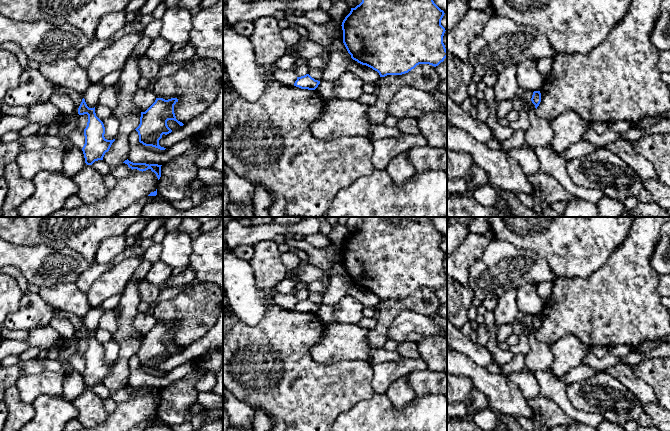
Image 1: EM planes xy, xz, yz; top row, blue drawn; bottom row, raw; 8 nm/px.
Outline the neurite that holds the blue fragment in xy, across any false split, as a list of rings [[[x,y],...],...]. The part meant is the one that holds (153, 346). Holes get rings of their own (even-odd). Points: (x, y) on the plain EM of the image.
[[[156,322],[155,326],[145,336],[141,336],[140,348],[135,353],[138,356],[140,367],[160,374],[166,373],[159,369],[159,364],[163,358],[167,359],[172,356],[167,345],[174,344],[180,350],[184,349],[176,343],[174,337],[174,329],[177,326],[177,322],[168,324]]]

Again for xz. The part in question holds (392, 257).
[[[362,217],[362,226],[355,232],[351,232],[350,237],[342,246],[343,267],[351,279],[351,282],[362,289],[366,289],[377,295],[380,301],[387,299],[402,299],[408,297],[419,288],[429,288],[434,291],[438,290],[447,281],[447,274],[443,267],[445,252],[441,249],[444,235],[441,234],[433,225],[433,217]]]

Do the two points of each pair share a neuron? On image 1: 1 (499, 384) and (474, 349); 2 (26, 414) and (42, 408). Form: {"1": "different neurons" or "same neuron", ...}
{"1": "different neurons", "2": "different neurons"}

